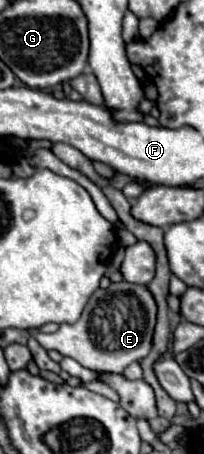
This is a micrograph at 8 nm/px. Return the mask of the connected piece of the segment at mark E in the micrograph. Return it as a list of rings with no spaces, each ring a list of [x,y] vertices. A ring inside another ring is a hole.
[[[122,281],[112,283],[108,289],[98,289],[76,323],[62,323],[56,333],[42,333],[38,329],[30,329],[30,335],[44,349],[56,349],[92,371],[120,373],[130,363],[140,361],[148,355],[154,323],[156,303],[152,293],[144,285],[132,285]]]

